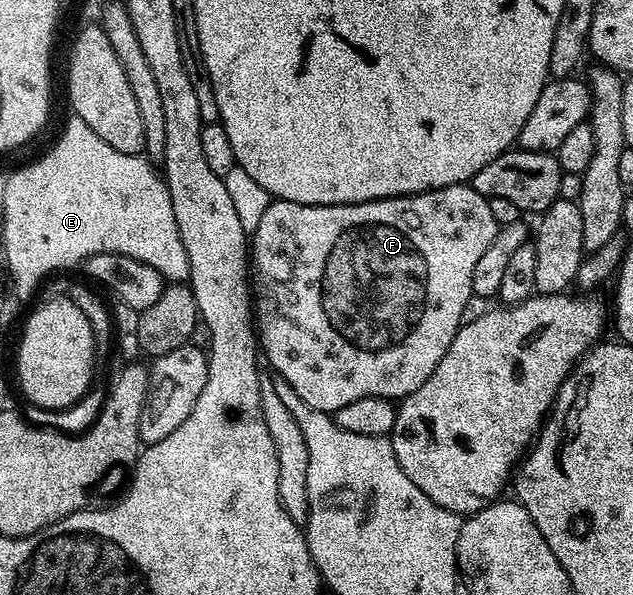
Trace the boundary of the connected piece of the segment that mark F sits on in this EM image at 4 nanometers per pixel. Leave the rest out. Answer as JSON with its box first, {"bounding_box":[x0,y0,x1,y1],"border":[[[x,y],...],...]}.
{"bounding_box":[250,184,498,415],"border":[[[468,184],[427,190],[421,194],[406,194],[402,198],[379,198],[373,202],[355,202],[345,206],[311,206],[310,204],[294,204],[287,200],[272,201],[266,208],[261,222],[258,223],[258,228],[251,231],[250,234],[250,266],[254,271],[254,329],[258,335],[258,346],[262,351],[263,361],[265,358],[276,369],[275,373],[284,378],[286,384],[290,384],[290,388],[294,388],[294,392],[298,392],[298,396],[302,396],[302,400],[306,400],[306,404],[310,404],[310,408],[321,410],[323,414],[335,415],[338,408],[342,408],[345,404],[350,404],[354,400],[362,400],[366,396],[402,400],[406,395],[413,394],[415,390],[422,388],[422,384],[426,384],[426,380],[430,380],[430,372],[434,372],[434,368],[438,368],[438,360],[442,360],[442,356],[446,356],[454,336],[460,330],[467,300],[473,293],[474,264],[478,264],[478,259],[482,257],[482,252],[486,252],[486,248],[490,248],[490,240],[494,240],[497,229],[498,225],[494,220],[493,213],[490,212],[488,199],[482,197],[479,192],[473,190],[471,185]]]}

